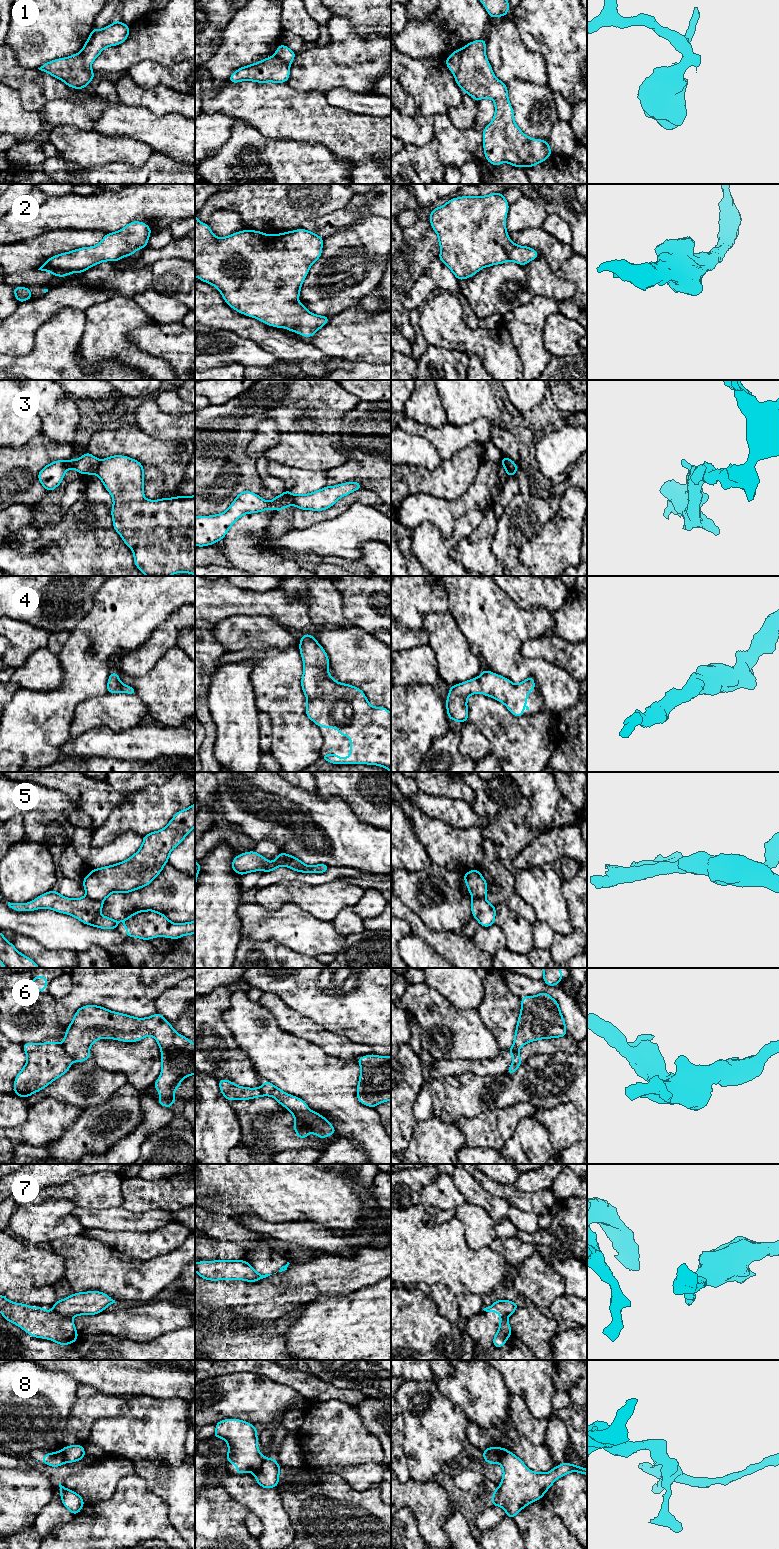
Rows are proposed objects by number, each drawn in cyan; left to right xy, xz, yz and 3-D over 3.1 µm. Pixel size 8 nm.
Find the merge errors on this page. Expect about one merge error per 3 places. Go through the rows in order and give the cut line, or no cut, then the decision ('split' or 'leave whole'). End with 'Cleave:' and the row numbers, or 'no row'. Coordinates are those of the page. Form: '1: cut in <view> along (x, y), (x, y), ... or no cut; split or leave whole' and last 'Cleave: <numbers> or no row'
1: cut in yz along (464, 47), (460, 55), (459, 69), (454, 74); split
2: no cut; leave whole
3: cut in xy along (100, 460), (98, 470), (95, 473); split
4: no cut; leave whole
5: cut in xy along (85, 896), (101, 901); split
6: cut in xy along (60, 1044), (72, 1059); split
7: cut in xy along (53, 1309), (63, 1317), (70, 1319); split
8: cut in yz along (495, 1447), (498, 1462); split
Cleave: 1, 3, 5, 6, 7, 8

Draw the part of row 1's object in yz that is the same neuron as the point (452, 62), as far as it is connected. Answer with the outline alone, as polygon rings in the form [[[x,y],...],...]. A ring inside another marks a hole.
[[[464,47],[455,50],[447,59],[445,59],[447,67],[453,74],[459,70],[460,55],[463,48]]]

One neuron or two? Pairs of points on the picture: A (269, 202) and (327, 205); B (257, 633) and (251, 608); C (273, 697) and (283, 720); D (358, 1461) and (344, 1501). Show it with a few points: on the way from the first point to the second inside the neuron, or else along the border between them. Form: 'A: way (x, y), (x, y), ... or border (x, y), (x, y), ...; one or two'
A: way (283, 202), (313, 202); one
B: border (230, 616), (266, 615), (276, 621); two
C: way (279, 703), (283, 707), (283, 714); one
D: border (329, 1472), (340, 1476), (358, 1491), (372, 1488); two

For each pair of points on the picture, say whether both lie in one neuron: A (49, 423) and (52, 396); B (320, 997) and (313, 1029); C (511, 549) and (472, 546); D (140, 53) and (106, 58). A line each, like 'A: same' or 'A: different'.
A: same
B: different
C: different
D: same

